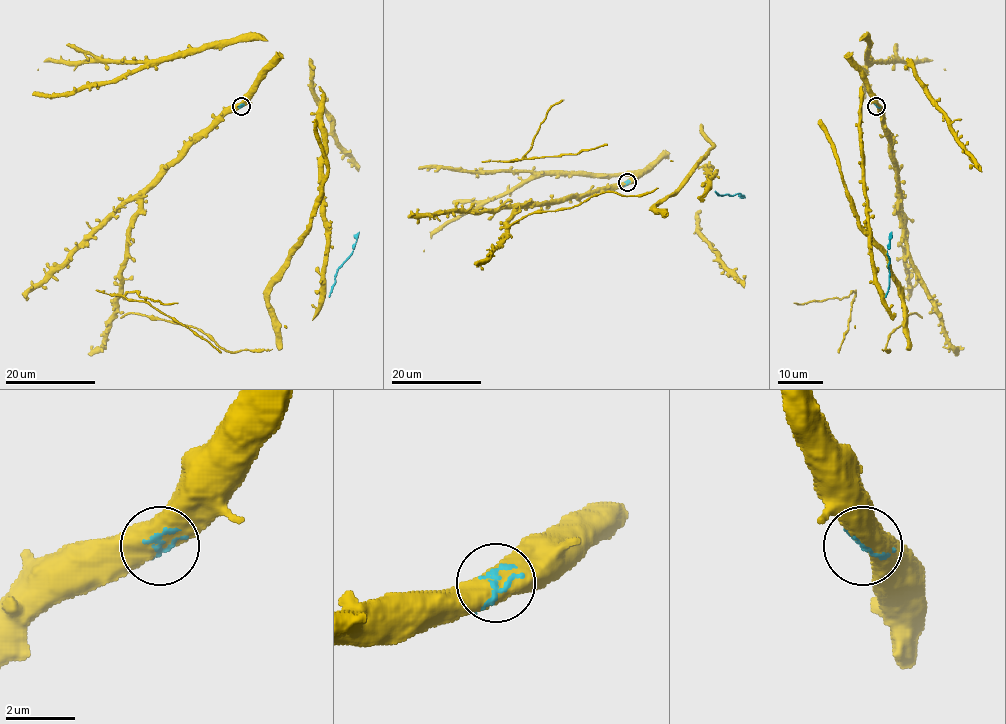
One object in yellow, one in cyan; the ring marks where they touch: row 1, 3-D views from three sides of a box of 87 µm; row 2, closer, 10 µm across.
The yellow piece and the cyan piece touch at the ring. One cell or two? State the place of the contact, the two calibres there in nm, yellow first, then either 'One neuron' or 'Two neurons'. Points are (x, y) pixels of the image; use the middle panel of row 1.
Place: (627, 182). Thickness 600 nm (yellow) against 180 nm. One neuron

